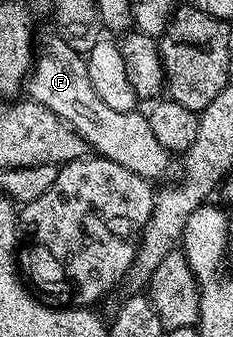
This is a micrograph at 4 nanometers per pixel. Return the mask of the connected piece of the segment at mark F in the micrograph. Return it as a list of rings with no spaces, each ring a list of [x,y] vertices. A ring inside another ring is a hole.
[[[57,33],[37,44],[28,91],[29,87],[29,98],[33,102],[52,109],[52,113],[63,119],[86,142],[87,148],[101,158],[116,161],[116,165],[124,165],[124,169],[132,169],[132,173],[151,181],[157,181],[169,169],[171,152],[156,141],[146,115],[138,115],[137,110],[116,113],[116,109],[108,109],[108,105],[96,97],[96,89],[92,89],[84,55],[69,48]]]

